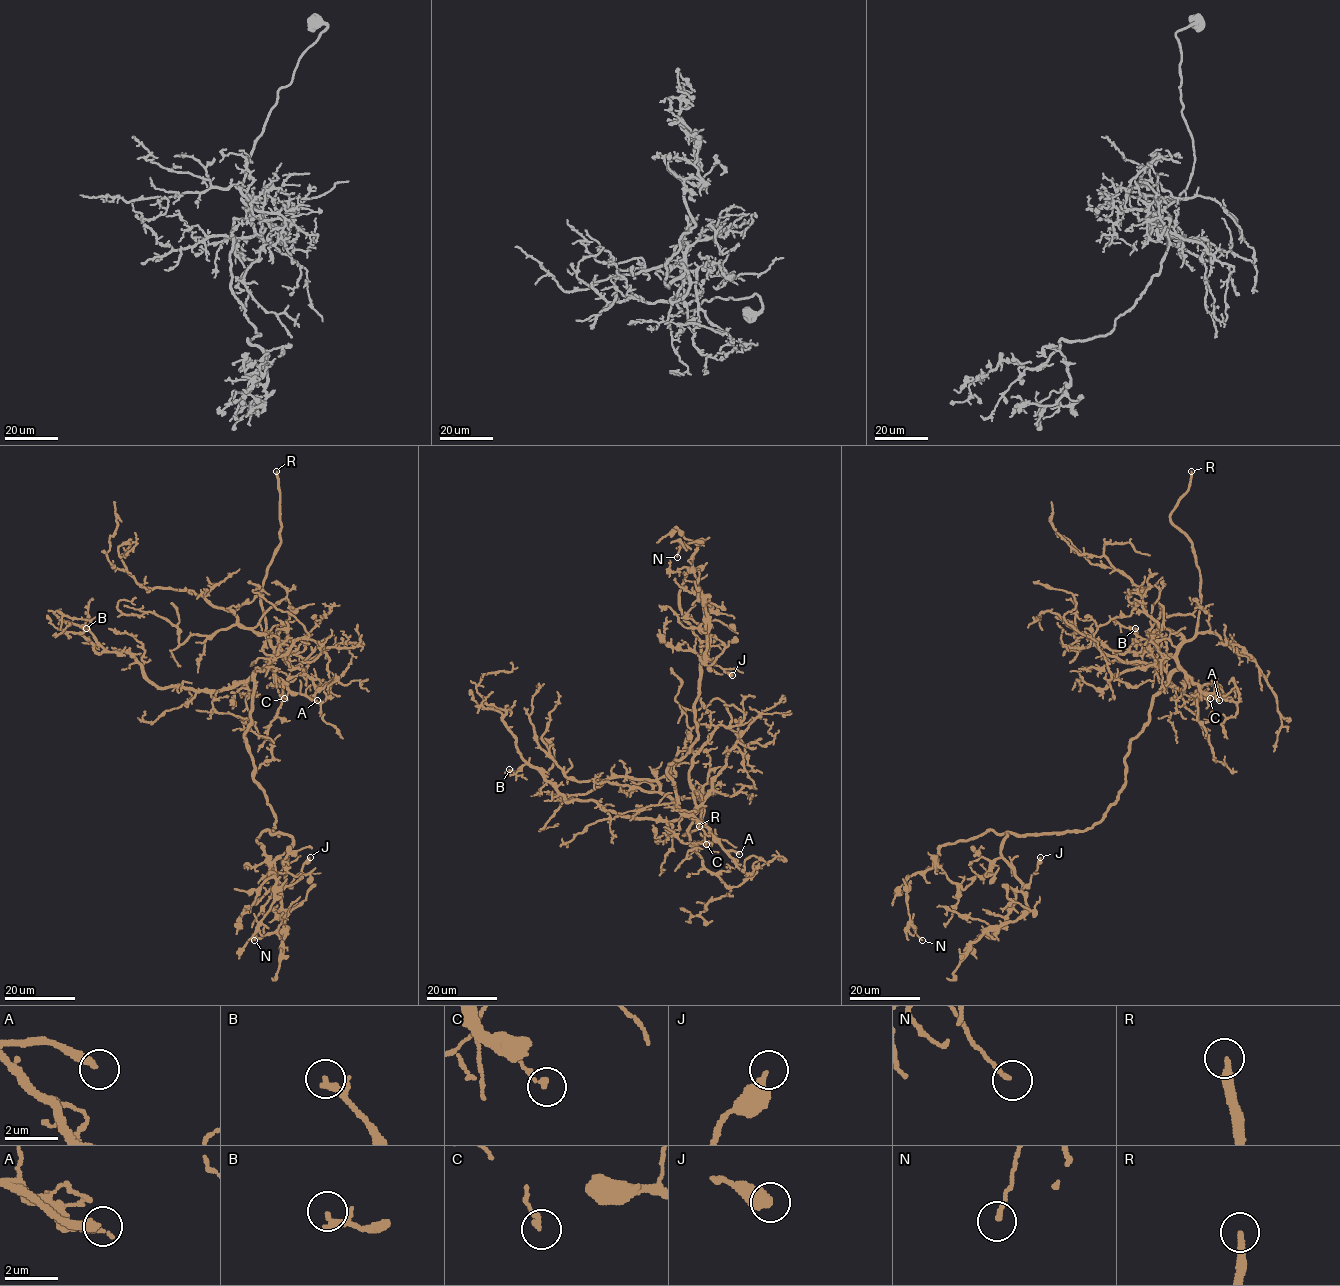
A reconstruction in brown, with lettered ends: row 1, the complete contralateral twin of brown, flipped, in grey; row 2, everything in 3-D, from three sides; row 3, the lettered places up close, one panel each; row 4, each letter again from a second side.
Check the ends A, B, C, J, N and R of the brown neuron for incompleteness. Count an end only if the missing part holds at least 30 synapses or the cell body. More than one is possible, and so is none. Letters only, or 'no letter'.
A, R

